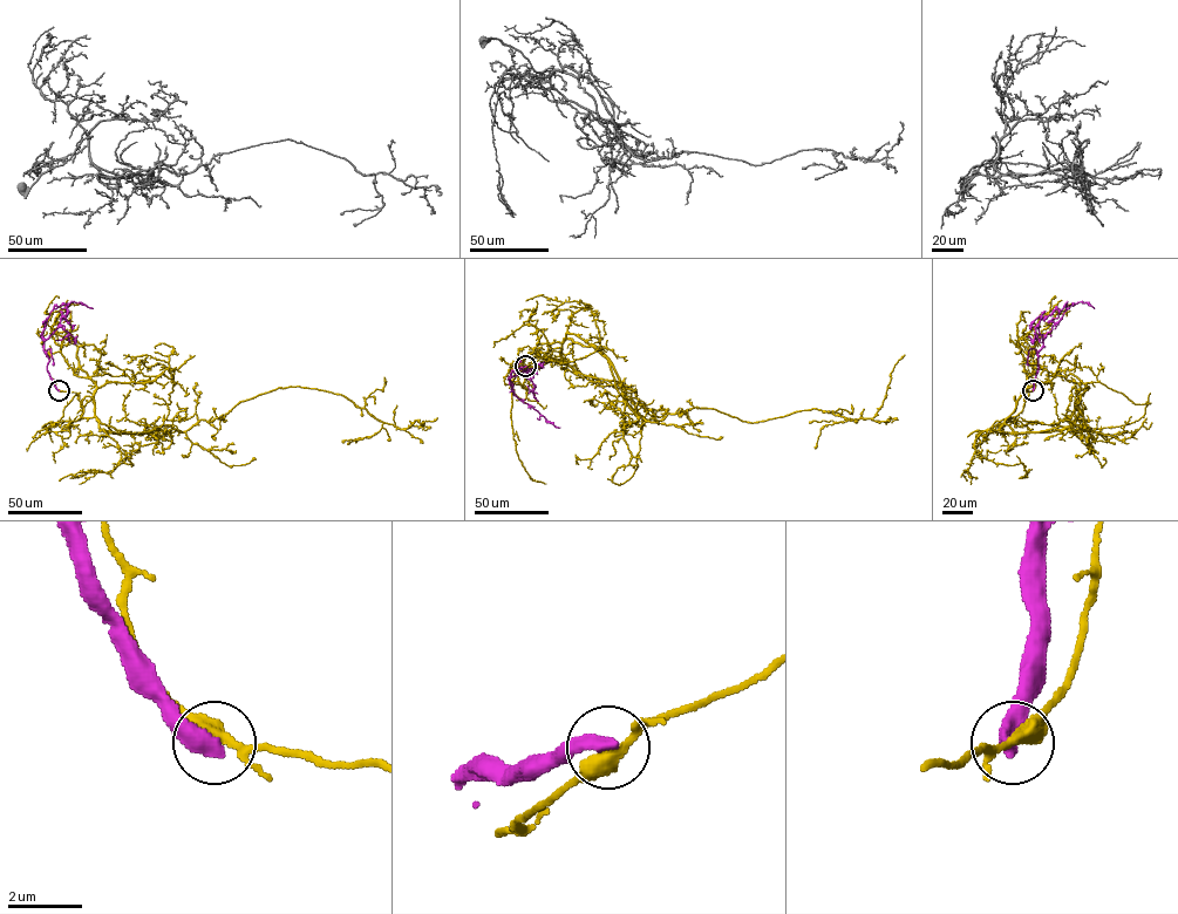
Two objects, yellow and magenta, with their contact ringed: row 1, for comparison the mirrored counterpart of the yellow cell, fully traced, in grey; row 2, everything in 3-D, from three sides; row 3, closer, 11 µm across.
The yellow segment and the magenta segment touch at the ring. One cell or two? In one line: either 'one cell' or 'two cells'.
two cells

